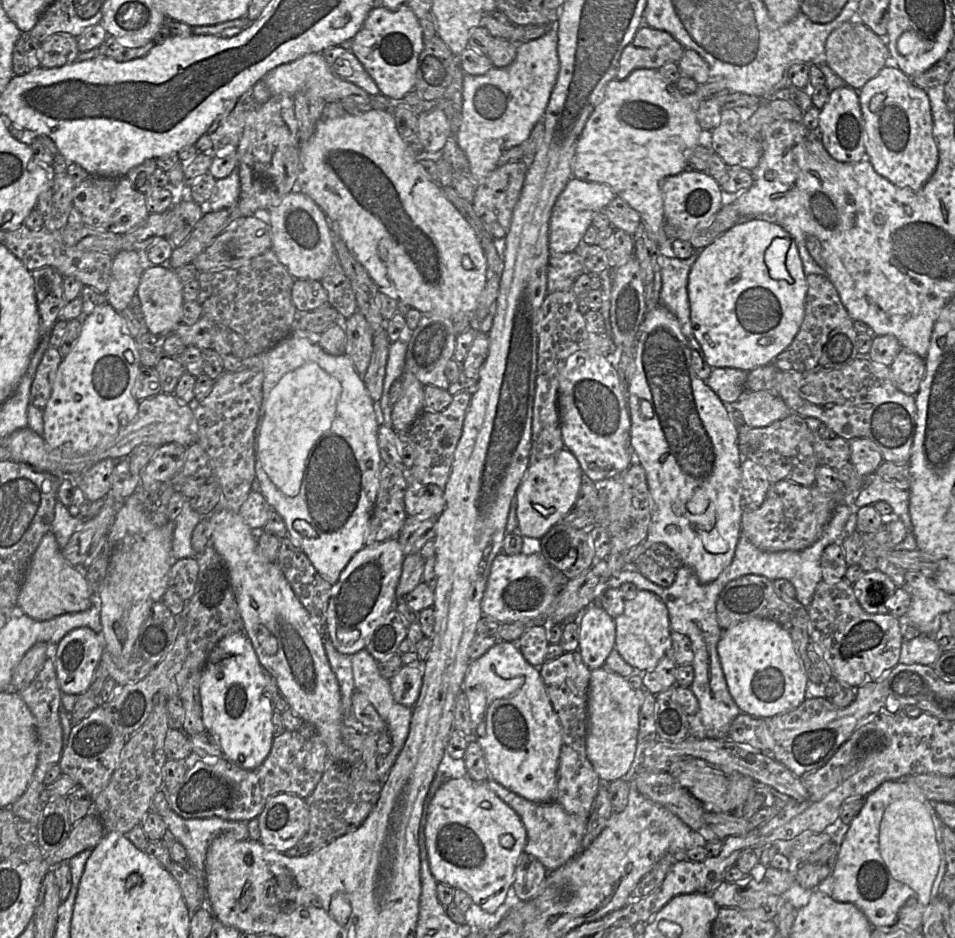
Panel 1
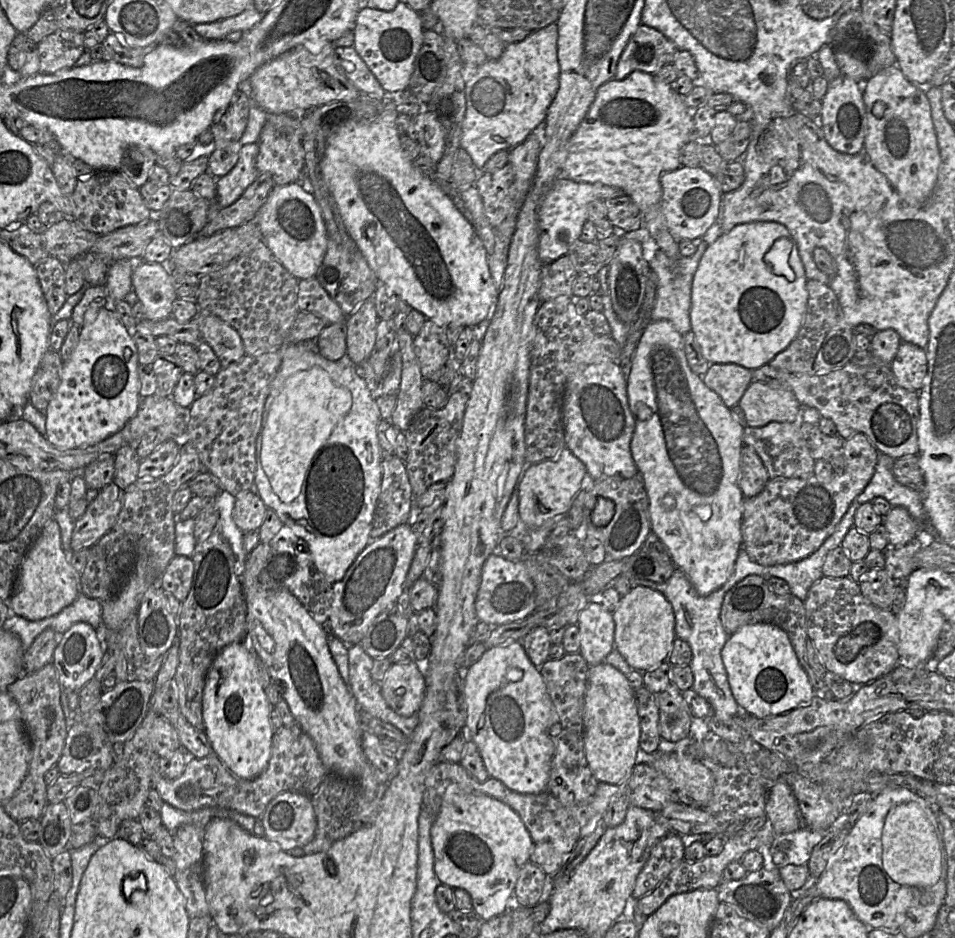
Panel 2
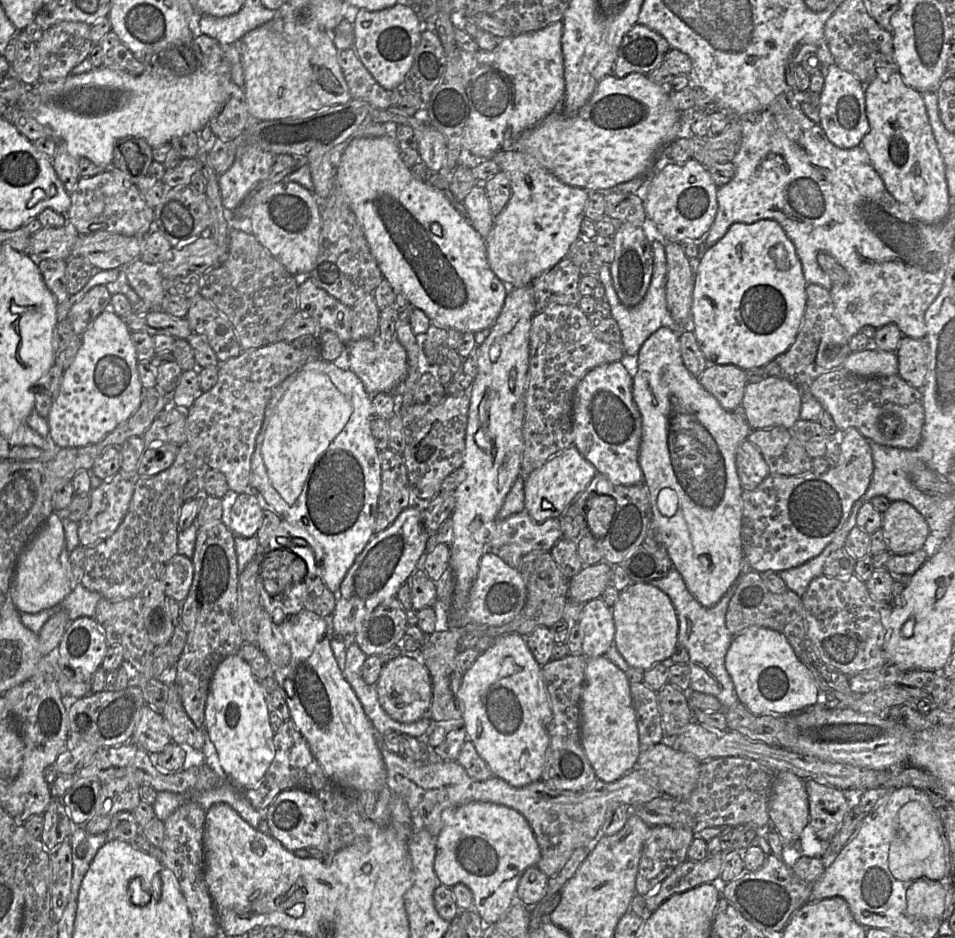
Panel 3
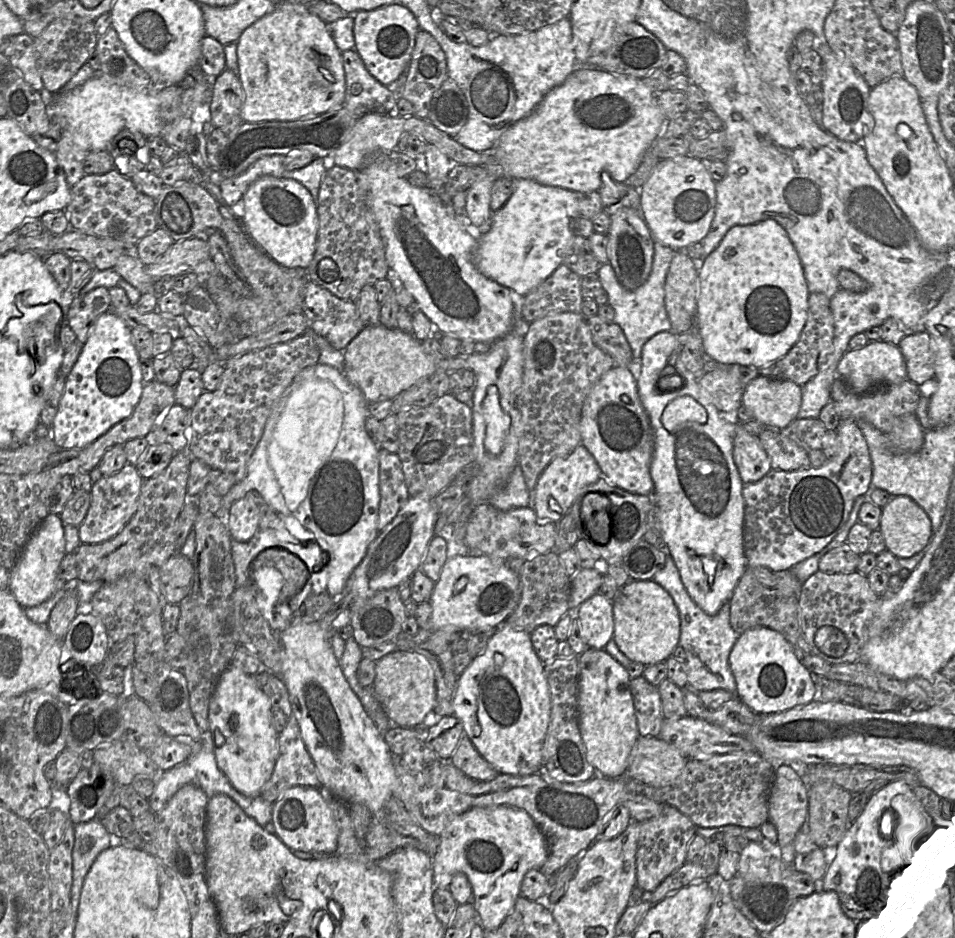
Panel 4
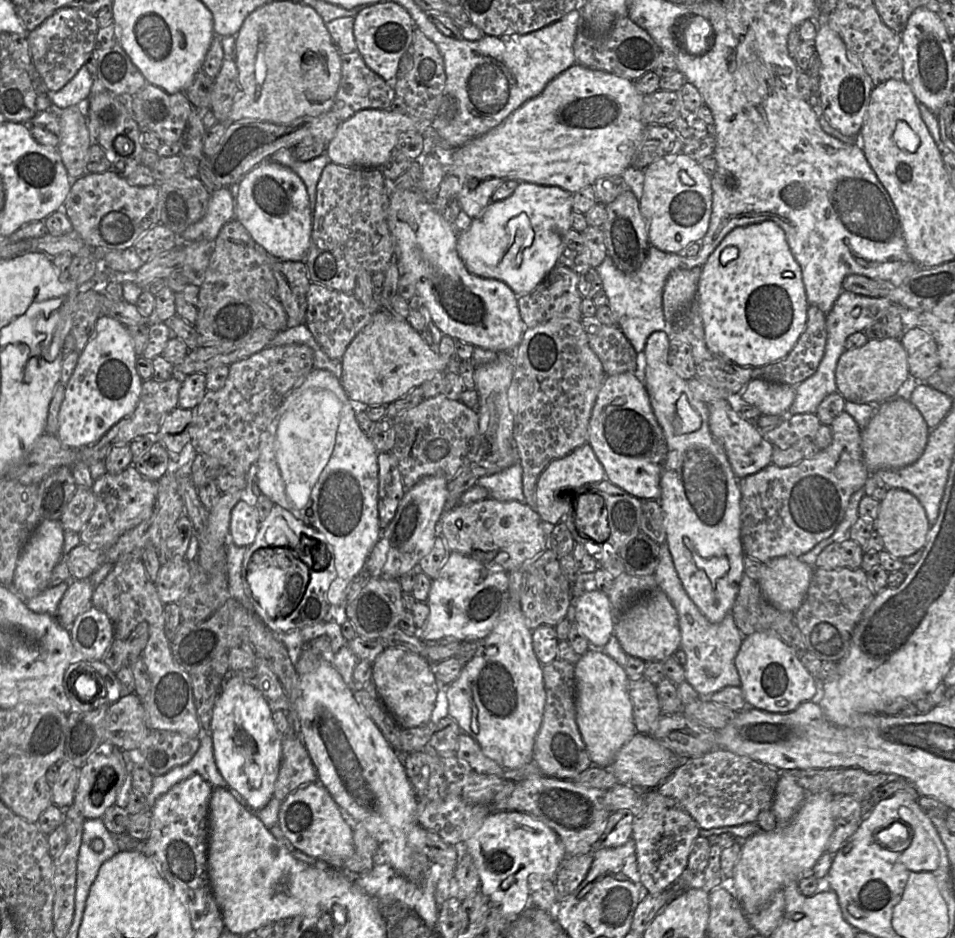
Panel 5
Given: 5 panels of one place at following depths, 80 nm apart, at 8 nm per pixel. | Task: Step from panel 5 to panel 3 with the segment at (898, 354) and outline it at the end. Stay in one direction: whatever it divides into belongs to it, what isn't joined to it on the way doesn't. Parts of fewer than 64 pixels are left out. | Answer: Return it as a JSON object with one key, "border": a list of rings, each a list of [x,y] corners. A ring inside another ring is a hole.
{"border":[[[871,341],[868,349],[851,352],[842,366],[861,377],[899,376],[896,352],[877,349]]]}

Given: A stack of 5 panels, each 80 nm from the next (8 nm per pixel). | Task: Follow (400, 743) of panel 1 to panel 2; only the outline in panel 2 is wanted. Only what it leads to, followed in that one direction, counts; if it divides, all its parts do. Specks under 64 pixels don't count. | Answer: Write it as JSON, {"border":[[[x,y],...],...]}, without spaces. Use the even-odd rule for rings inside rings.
{"border":[[[360,644],[348,646],[349,687],[358,708],[398,728],[407,738],[412,735],[418,724],[414,714],[404,717],[394,712],[384,700],[380,682],[371,676],[374,659],[368,655]]]}

